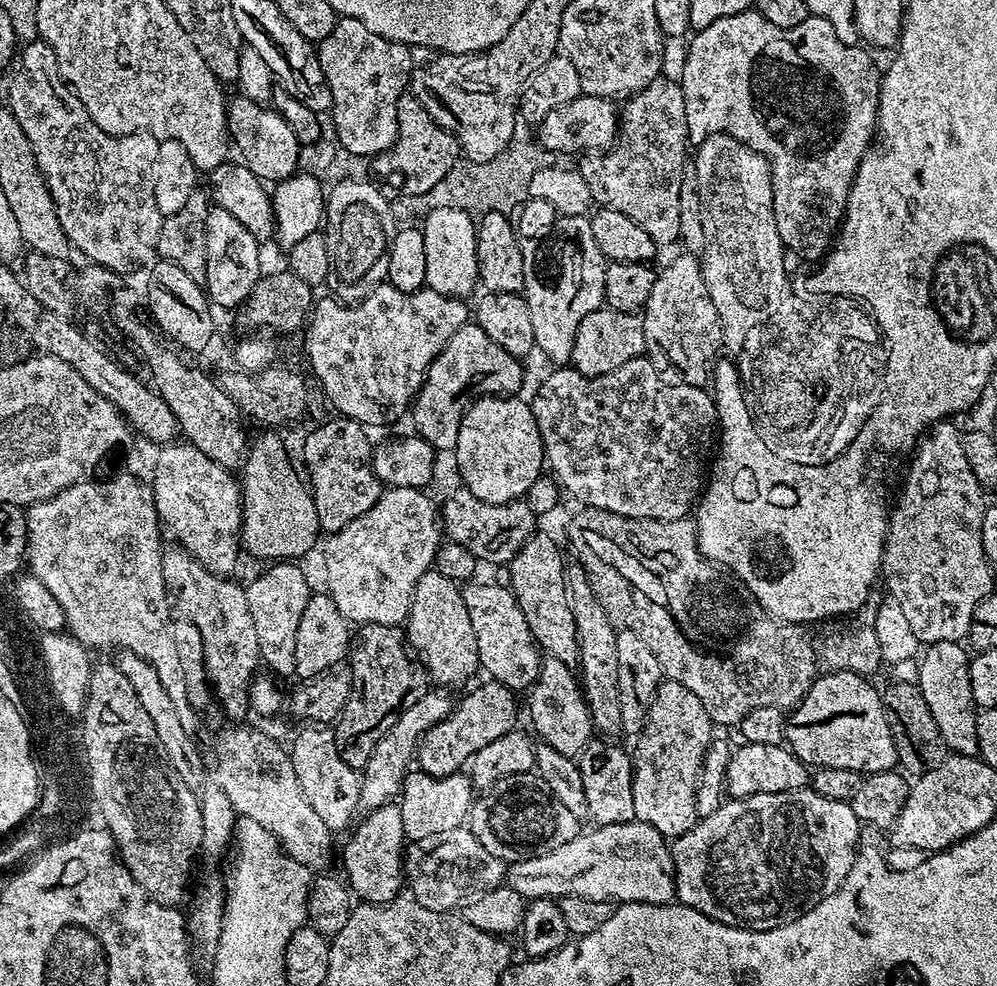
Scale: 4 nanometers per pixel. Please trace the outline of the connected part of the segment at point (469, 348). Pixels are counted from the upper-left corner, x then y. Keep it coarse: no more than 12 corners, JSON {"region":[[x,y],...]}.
{"region":[[475,322],[434,358],[412,402],[415,435],[451,453],[471,384],[519,393],[521,357]]}

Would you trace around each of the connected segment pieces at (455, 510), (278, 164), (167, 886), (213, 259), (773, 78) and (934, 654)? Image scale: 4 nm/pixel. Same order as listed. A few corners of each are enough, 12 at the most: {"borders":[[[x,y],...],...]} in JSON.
{"borders":[[[463,486],[438,508],[443,535],[477,561],[511,564],[537,531],[524,498]],[[236,94],[228,135],[263,182],[297,175],[301,144],[275,108]],[[115,663],[91,669],[92,787],[125,868],[185,903],[197,793]],[[230,211],[206,214],[206,278],[239,309],[262,277],[261,242]],[[811,14],[689,42],[689,145],[766,157],[780,241],[823,260],[882,68]],[[927,645],[918,683],[949,749],[977,755],[969,649]]]}

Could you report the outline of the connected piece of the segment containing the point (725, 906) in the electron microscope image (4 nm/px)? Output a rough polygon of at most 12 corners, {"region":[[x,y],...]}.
{"region":[[725,799],[671,841],[675,899],[770,930],[856,861],[849,801]]}

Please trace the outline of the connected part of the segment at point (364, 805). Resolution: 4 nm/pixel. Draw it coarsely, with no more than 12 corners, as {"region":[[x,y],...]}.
{"region":[[425,692],[374,746],[360,781],[365,813],[393,803],[424,732],[454,700]]}

